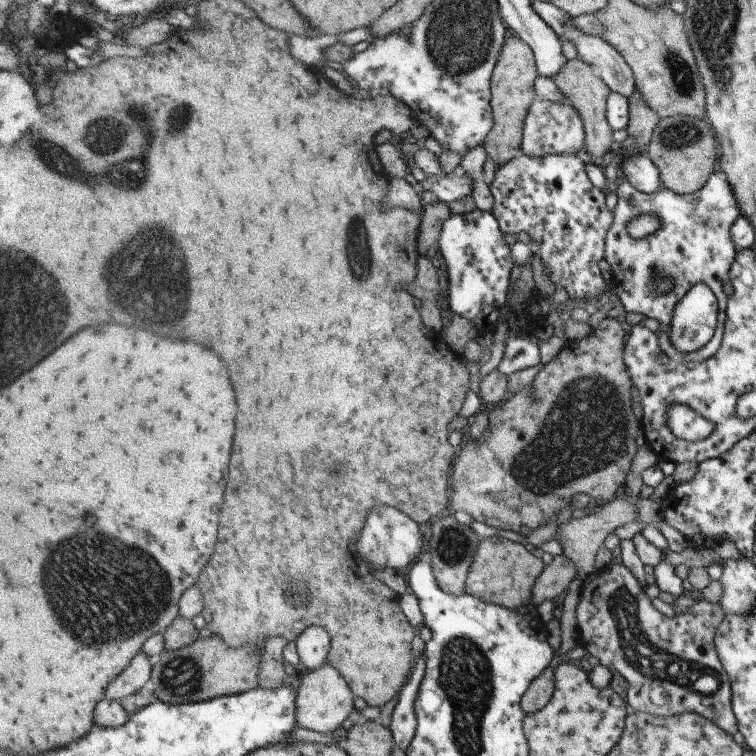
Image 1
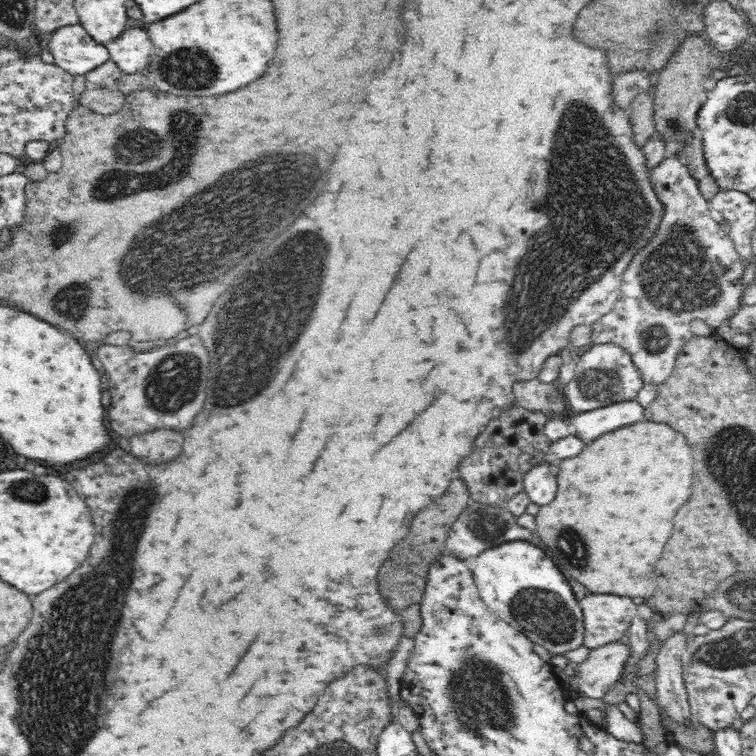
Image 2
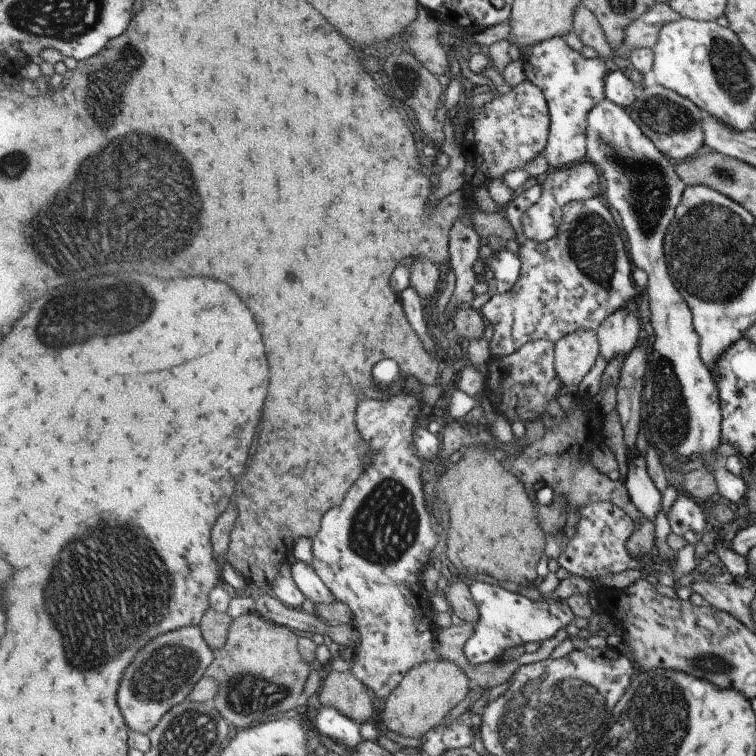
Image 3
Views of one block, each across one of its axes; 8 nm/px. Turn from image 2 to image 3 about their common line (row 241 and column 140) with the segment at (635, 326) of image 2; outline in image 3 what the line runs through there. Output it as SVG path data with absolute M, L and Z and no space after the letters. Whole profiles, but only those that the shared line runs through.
M187 626L155 638L133 660L119 690L119 706L127 718L130 729L141 734L154 731L163 716L187 700L194 684L207 676L209 666L215 662L215 650L205 640L200 626Z

